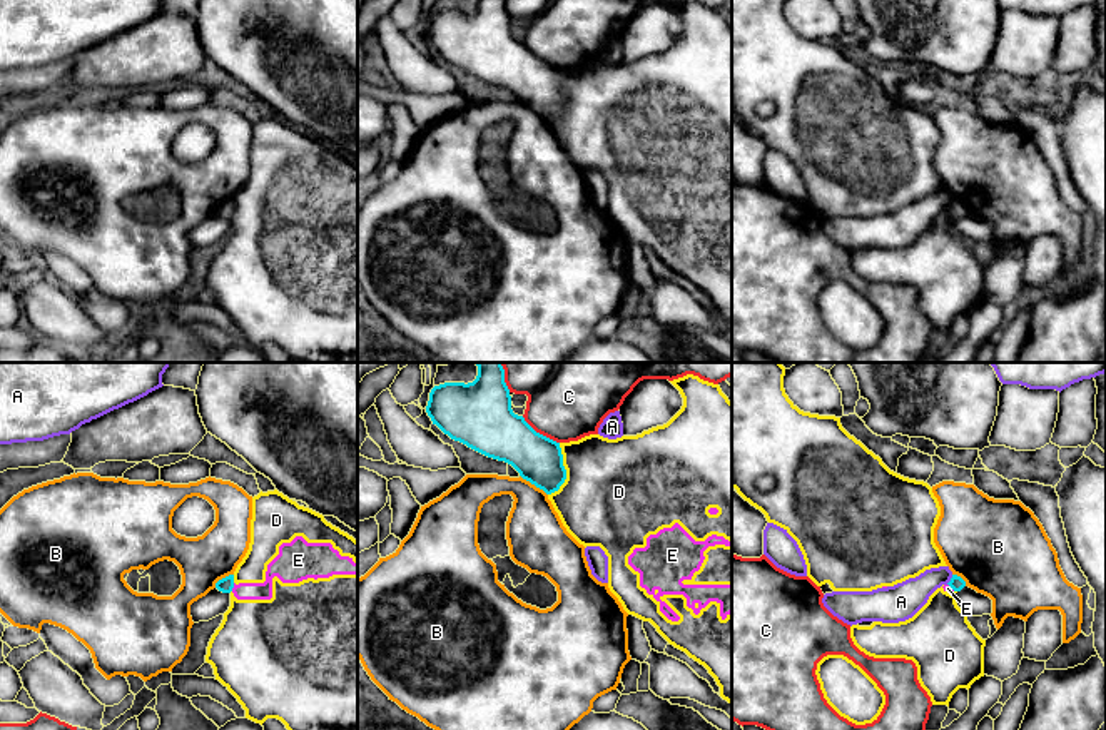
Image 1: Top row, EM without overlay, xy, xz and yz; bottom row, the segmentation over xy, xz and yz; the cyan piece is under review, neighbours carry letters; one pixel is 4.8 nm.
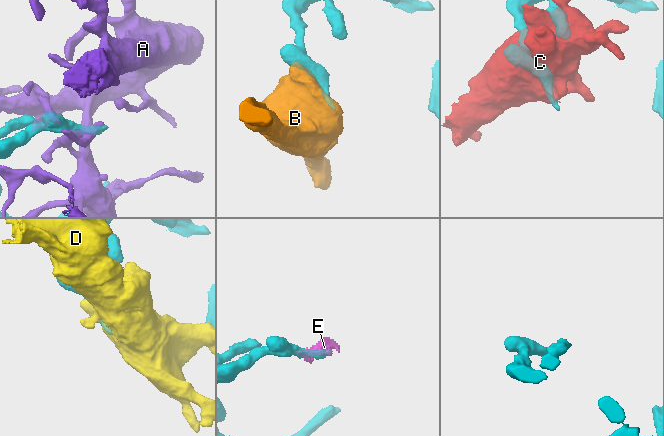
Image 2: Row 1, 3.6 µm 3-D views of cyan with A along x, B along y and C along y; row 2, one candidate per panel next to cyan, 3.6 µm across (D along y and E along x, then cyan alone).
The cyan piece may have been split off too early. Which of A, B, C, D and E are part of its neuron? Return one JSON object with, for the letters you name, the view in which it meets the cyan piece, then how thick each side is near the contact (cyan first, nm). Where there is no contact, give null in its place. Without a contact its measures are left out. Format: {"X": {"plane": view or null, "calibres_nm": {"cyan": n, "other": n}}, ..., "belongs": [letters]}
{"belongs": []}

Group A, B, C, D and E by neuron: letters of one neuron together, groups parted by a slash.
A / B / C / D E

